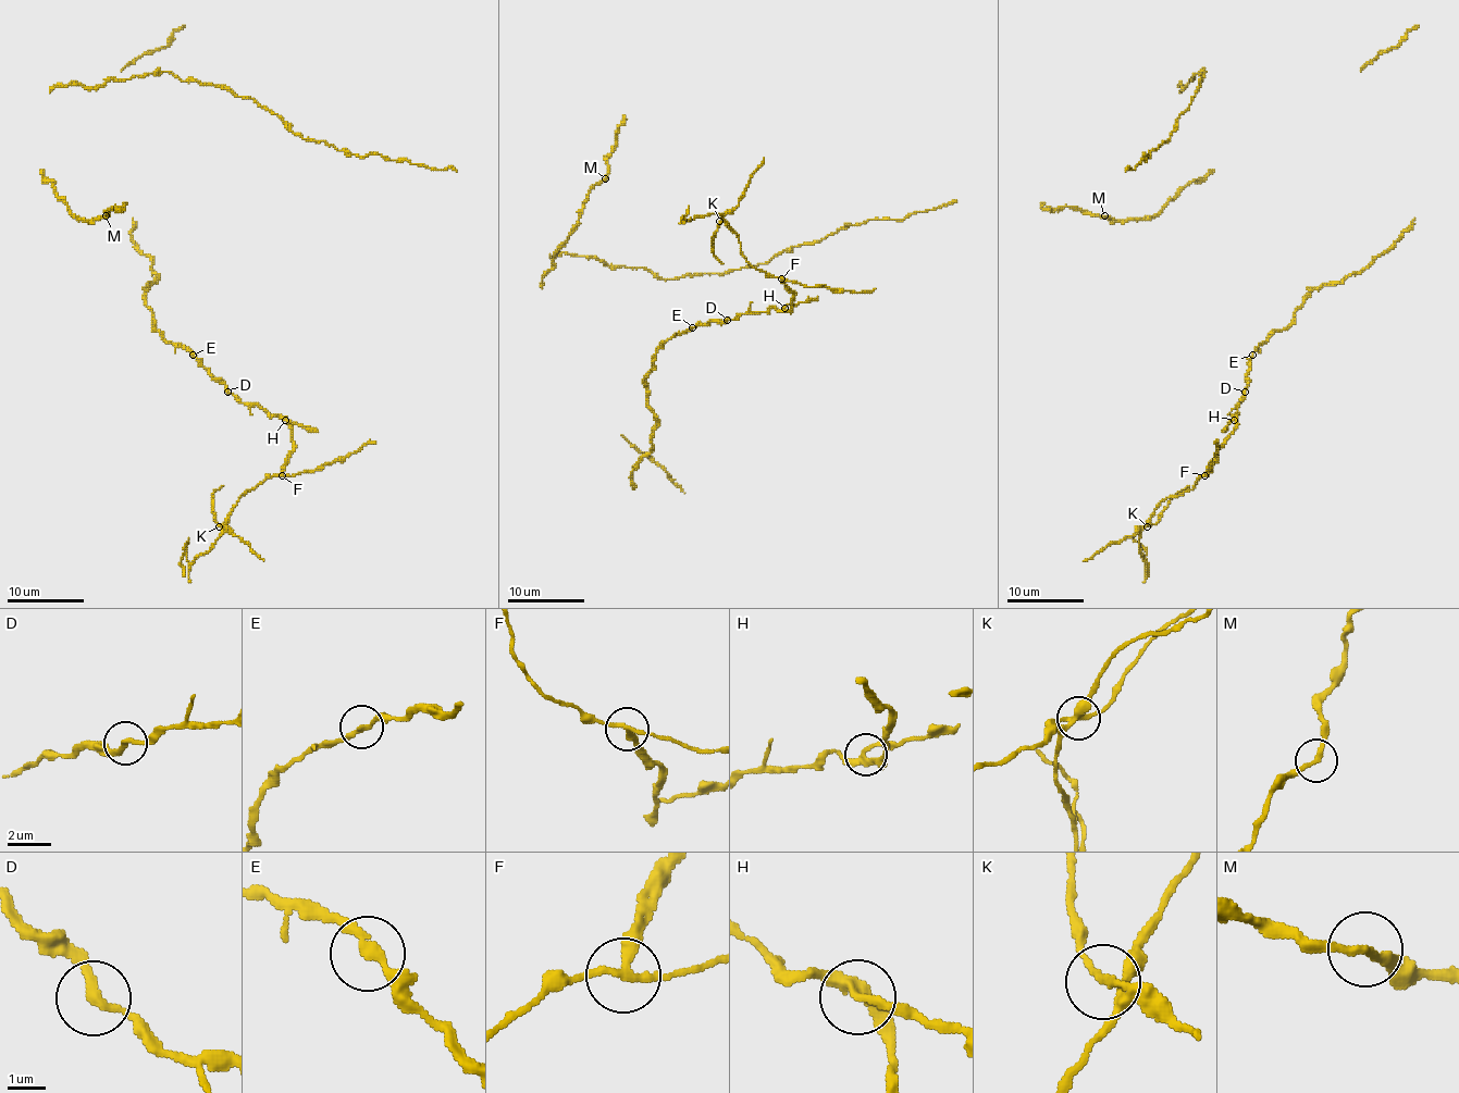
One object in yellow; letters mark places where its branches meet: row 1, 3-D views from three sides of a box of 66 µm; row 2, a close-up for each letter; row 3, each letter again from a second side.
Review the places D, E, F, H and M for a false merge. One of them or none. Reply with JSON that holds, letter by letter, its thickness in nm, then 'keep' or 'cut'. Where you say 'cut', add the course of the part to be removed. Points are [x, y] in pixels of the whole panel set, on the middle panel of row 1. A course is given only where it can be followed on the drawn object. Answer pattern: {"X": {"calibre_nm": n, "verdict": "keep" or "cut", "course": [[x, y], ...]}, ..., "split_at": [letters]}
{"D": {"calibre_nm": 200, "verdict": "keep"}, "E": {"calibre_nm": 200, "verdict": "keep"}, "F": {"calibre_nm": 200, "verdict": "cut", "course": [[781, 278], [769, 277], [746, 260], [739, 236], [721, 215], [682, 218], [682, 223], [684, 221]]}, "H": {"calibre_nm": 280, "verdict": "keep"}, "M": {"calibre_nm": 220, "verdict": "keep"}, "split_at": ["F"]}

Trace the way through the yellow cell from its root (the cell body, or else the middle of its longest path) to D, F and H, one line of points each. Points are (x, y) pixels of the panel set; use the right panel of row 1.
D: (1307, 287), (1309, 297), (1295, 312), (1295, 318), (1252, 352), (1245, 392)
F: (1307, 287), (1309, 297), (1295, 318), (1252, 352), (1245, 397), (1234, 414), (1235, 427), (1204, 476)
H: (1307, 287), (1309, 297), (1295, 312), (1295, 318), (1252, 352), (1245, 397), (1234, 420)

